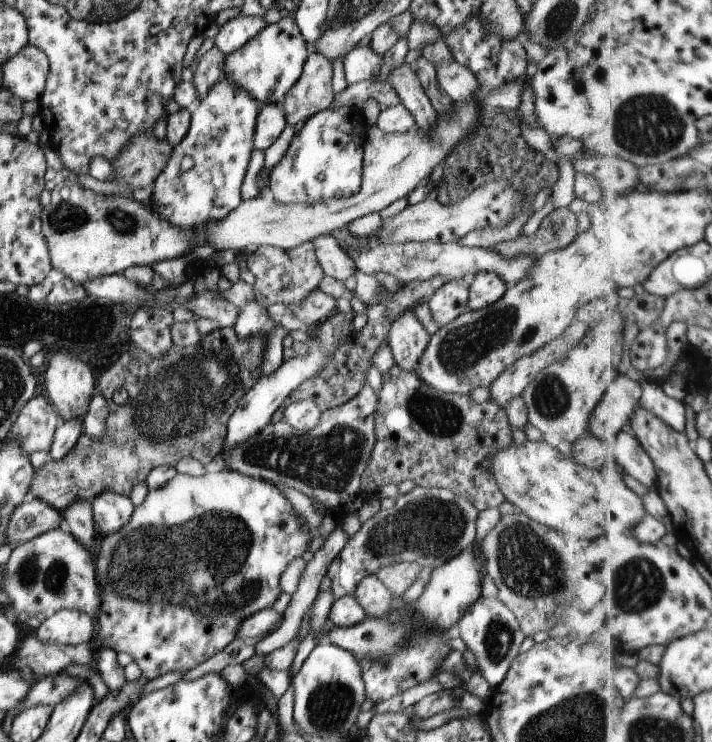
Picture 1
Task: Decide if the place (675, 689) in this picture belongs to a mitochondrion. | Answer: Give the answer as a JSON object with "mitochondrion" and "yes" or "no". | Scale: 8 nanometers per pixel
{"mitochondrion":"no"}

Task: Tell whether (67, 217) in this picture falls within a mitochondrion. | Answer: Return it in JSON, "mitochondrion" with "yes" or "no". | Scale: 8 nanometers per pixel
{"mitochondrion":"yes"}

